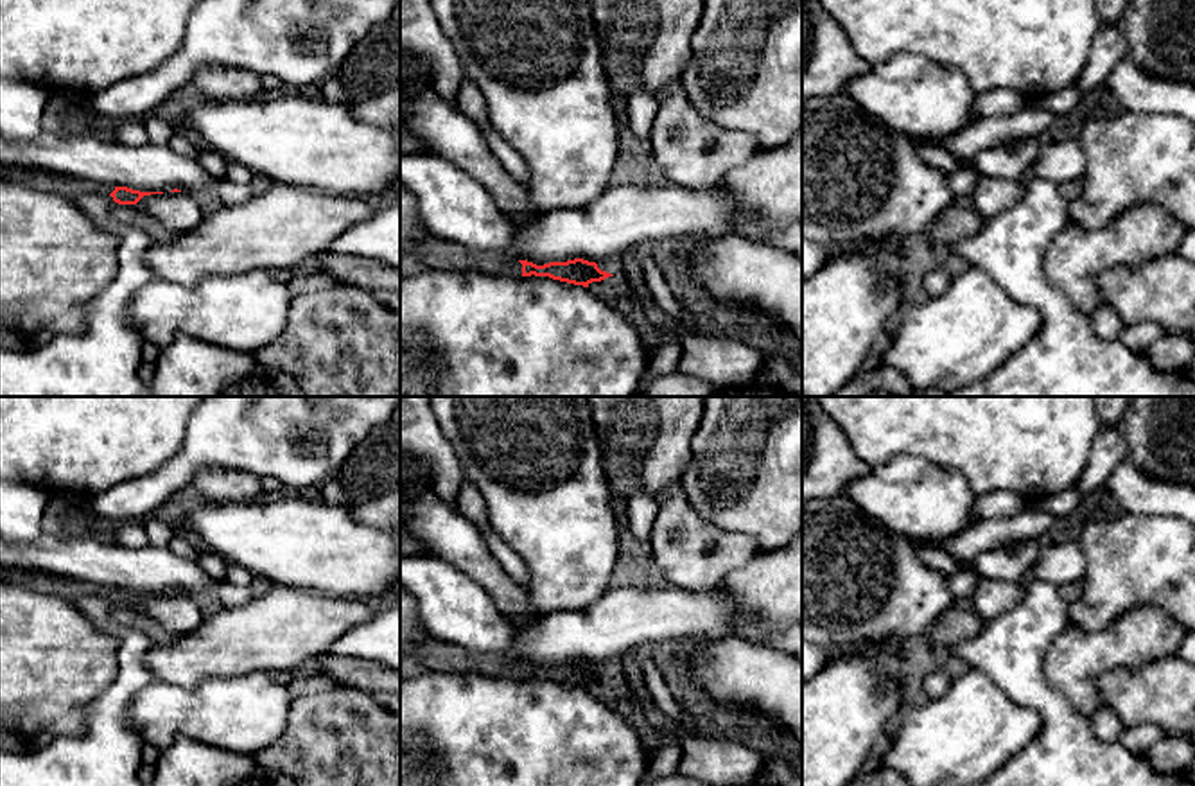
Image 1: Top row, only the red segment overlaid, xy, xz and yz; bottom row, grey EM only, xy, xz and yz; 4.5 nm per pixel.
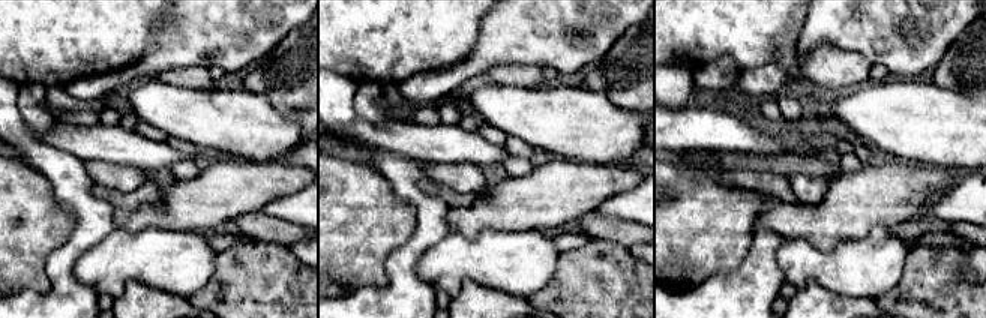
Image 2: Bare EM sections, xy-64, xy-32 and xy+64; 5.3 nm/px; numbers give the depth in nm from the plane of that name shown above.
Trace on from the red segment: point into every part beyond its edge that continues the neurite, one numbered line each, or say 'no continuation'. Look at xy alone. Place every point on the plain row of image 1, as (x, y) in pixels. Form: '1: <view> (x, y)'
1: xy (40, 582)

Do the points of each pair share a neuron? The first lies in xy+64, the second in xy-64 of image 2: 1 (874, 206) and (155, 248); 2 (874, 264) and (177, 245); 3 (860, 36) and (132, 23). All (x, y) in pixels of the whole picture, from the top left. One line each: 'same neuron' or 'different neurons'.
1: different neurons
2: same neuron
3: different neurons

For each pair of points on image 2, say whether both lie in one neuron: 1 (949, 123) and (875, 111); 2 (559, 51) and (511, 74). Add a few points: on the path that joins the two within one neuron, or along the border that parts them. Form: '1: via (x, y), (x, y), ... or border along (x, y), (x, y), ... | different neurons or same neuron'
1: via (931, 123), (893, 116) | same neuron
2: border along (541, 66), (497, 65), (492, 68) | different neurons

